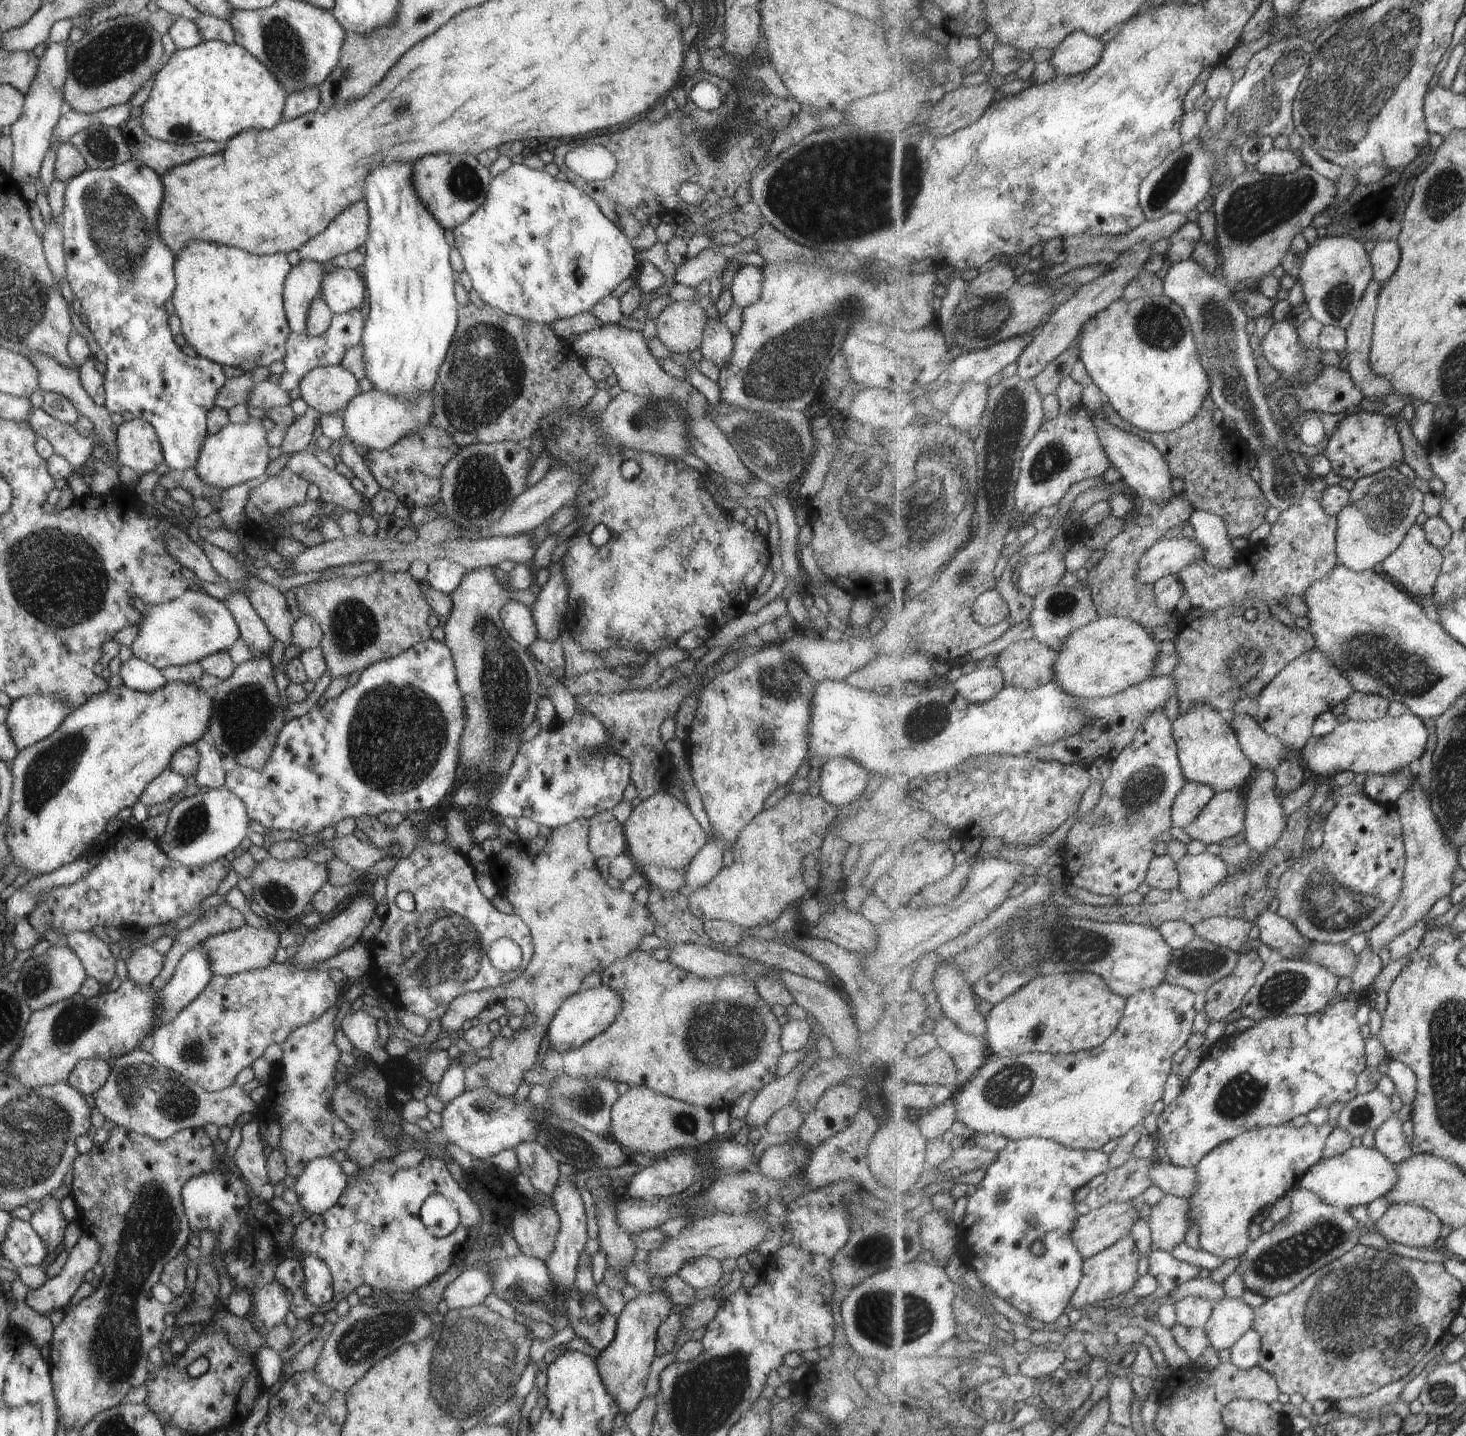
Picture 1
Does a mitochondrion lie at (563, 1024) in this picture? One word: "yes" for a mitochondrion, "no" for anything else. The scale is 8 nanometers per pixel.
no

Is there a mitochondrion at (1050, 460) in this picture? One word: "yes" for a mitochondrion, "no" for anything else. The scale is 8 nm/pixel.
yes

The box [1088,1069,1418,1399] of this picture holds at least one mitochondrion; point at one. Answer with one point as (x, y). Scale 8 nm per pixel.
(1305, 1250)

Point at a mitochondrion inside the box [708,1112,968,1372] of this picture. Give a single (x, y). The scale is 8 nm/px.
(875, 1315)

